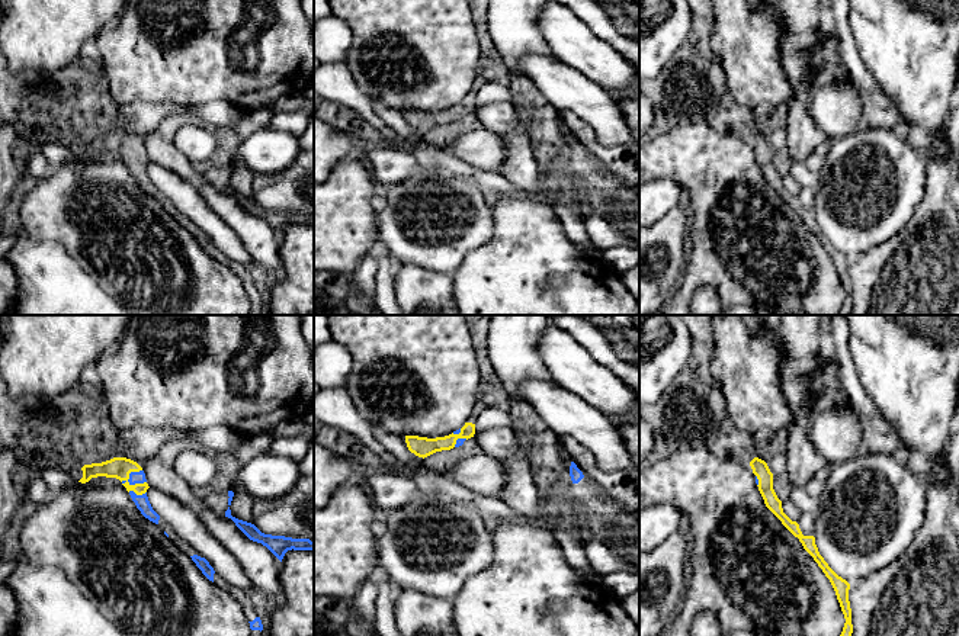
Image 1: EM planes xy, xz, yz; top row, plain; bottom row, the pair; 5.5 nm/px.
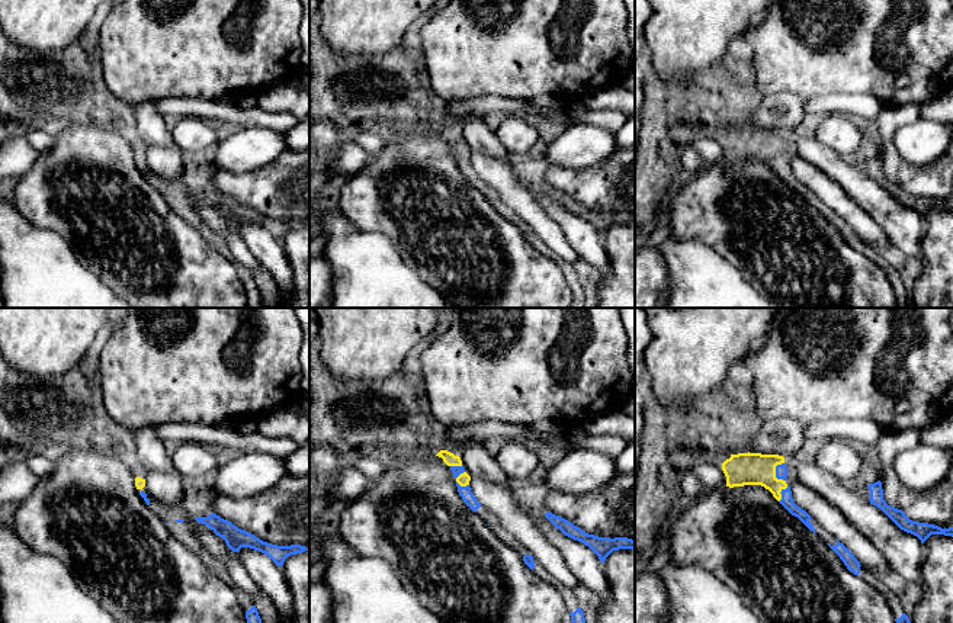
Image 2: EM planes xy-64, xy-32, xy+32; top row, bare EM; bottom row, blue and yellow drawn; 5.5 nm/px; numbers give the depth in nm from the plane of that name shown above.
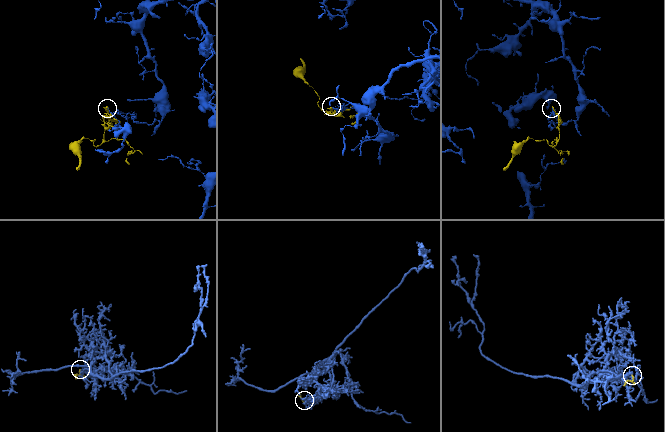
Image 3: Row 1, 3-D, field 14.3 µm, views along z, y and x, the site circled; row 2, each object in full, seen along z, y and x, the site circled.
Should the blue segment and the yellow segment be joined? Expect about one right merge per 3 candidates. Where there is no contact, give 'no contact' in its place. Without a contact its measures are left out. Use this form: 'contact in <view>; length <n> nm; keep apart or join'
contact in xy; length 140 nm; keep apart

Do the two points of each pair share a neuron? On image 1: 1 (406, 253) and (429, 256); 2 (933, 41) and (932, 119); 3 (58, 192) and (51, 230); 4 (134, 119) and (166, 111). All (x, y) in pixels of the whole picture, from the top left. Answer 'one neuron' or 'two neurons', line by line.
1: one neuron
2: one neuron
3: one neuron
4: one neuron

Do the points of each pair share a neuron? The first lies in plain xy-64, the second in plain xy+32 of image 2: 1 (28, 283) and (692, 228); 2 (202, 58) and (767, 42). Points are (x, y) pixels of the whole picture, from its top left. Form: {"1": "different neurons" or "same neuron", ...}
{"1": "different neurons", "2": "same neuron"}

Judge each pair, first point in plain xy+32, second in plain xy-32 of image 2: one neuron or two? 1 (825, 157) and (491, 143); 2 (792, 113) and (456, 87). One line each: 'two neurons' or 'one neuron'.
1: one neuron
2: two neurons

